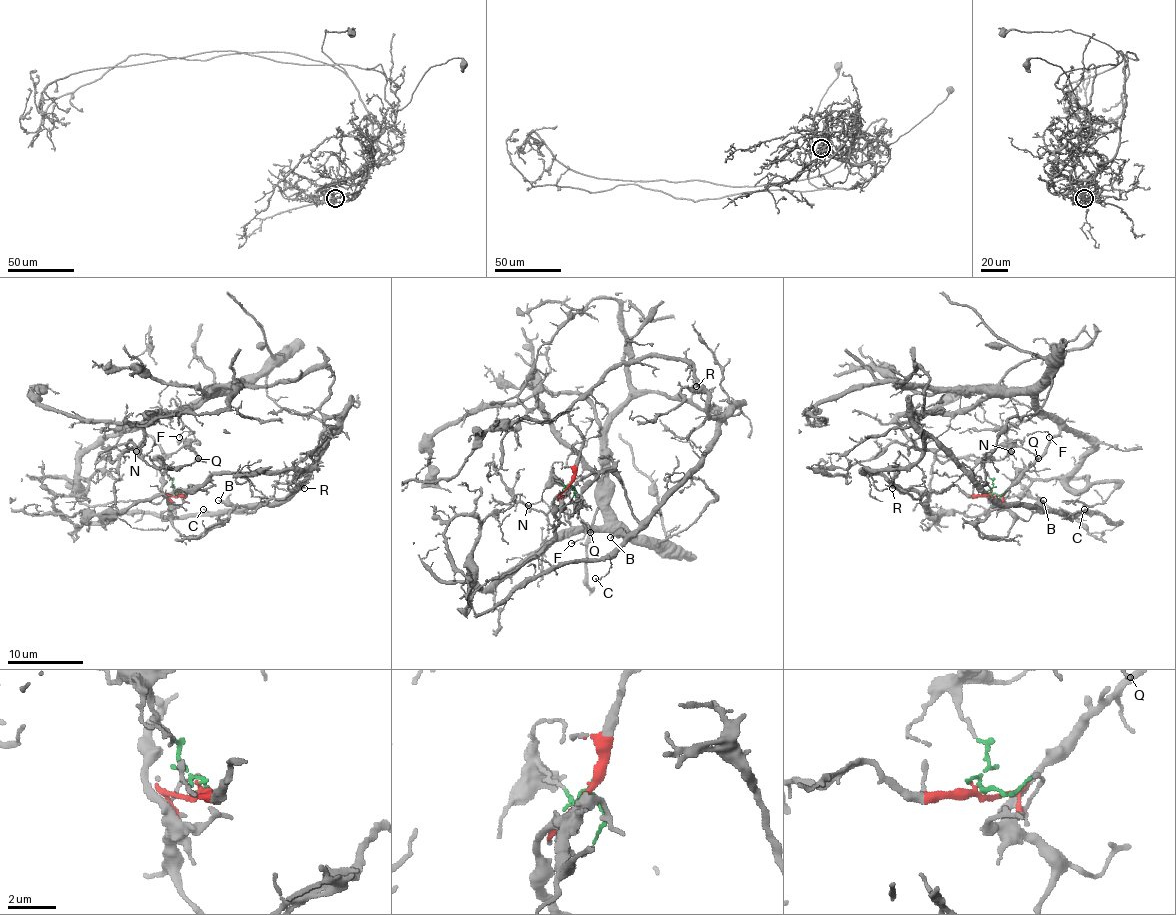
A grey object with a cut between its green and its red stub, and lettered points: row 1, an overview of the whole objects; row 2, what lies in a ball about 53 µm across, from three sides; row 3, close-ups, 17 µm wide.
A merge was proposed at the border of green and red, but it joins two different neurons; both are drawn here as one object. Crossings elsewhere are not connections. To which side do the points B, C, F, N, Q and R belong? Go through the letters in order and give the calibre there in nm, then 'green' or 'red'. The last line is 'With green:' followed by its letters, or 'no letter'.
B: 240 nm | red
C: 110 nm | red
F: 110 nm | green
N: 110 nm | green
Q: 120 nm | green
R: 100 nm | red
With green: F, N, Q

